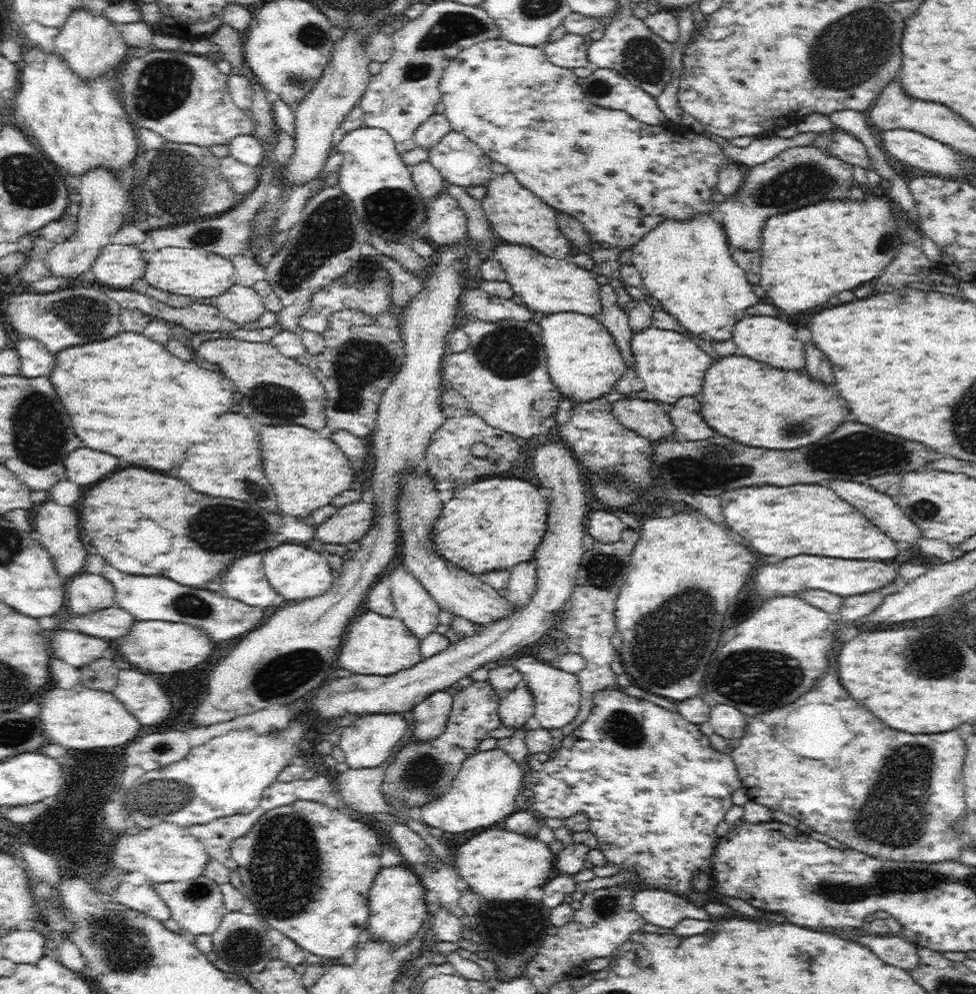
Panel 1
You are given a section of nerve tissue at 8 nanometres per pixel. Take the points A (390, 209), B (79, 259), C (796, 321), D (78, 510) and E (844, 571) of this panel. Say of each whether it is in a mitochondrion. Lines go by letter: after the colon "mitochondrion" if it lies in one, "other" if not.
A: mitochondrion
B: other
C: other
D: other
E: other

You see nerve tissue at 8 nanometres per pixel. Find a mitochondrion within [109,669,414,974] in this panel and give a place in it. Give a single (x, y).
(289, 835)

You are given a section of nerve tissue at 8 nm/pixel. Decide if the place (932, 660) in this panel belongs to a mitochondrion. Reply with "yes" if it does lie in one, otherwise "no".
yes

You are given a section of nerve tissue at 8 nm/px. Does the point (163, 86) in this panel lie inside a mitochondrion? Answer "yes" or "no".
yes

